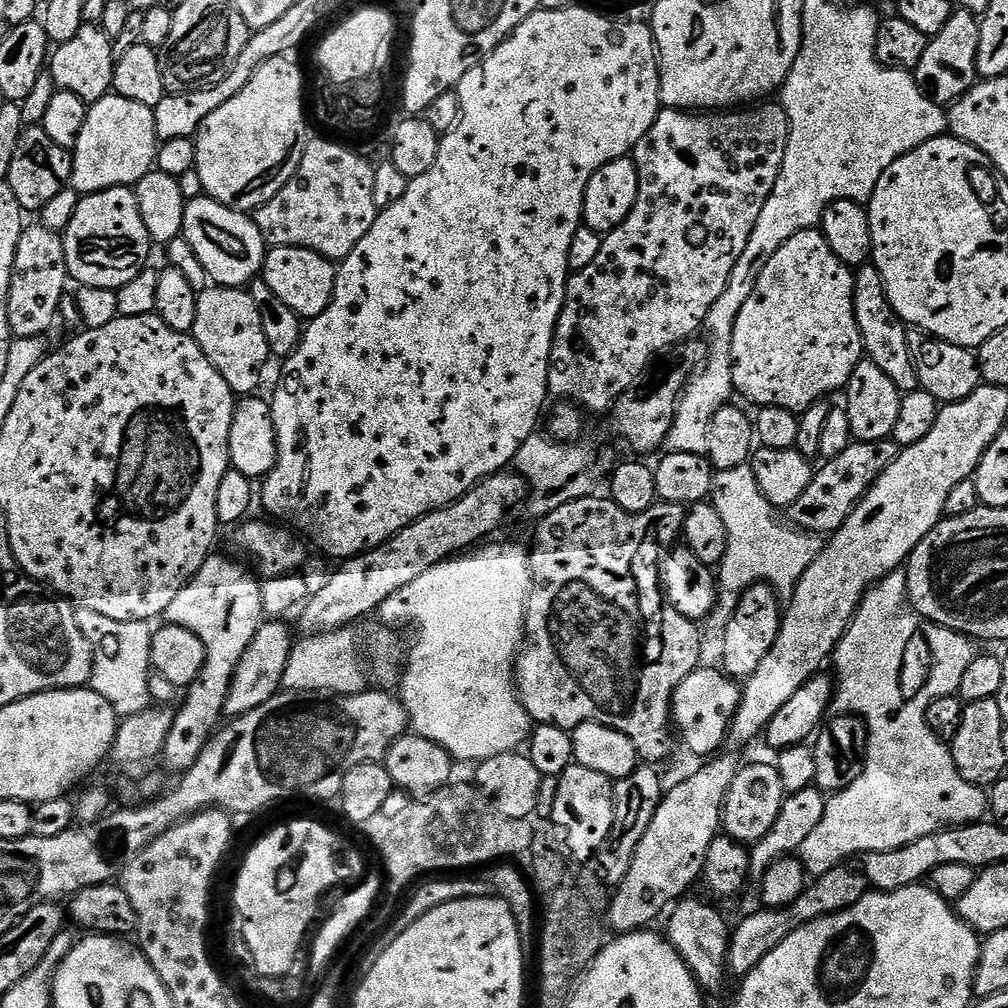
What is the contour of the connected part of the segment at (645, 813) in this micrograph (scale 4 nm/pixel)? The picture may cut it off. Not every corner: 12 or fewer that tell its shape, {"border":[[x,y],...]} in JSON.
{"border":[[637,766],[615,781],[608,843],[594,857],[596,877],[615,890],[662,787],[657,769]]}

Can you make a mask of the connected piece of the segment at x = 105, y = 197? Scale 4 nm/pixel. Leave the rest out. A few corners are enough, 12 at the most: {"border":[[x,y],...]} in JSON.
{"border":[[131,187],[85,195],[69,277],[113,290],[154,251]]}

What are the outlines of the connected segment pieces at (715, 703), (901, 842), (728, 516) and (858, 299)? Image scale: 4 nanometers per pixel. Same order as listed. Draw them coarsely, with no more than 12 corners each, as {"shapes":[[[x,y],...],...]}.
{"shapes":[[[697,666],[672,695],[675,731],[694,755],[725,747],[741,685]],[[864,593],[836,645],[831,711],[863,720],[858,782],[800,846],[815,878],[983,821],[926,722],[974,655],[906,607]],[[751,466],[717,471],[728,539],[715,619],[751,584],[793,592],[821,541],[783,519]],[[875,264],[854,272],[867,359],[901,394],[920,388],[909,329]]]}

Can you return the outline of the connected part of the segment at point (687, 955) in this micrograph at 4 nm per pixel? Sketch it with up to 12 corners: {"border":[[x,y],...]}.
{"border":[[681,899],[666,939],[705,993],[730,980],[730,924]]}

